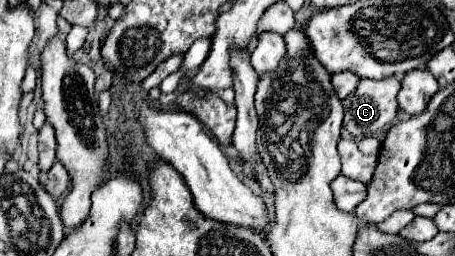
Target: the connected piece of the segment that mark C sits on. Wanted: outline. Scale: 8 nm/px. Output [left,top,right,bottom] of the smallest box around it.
[343,78,401,138]

